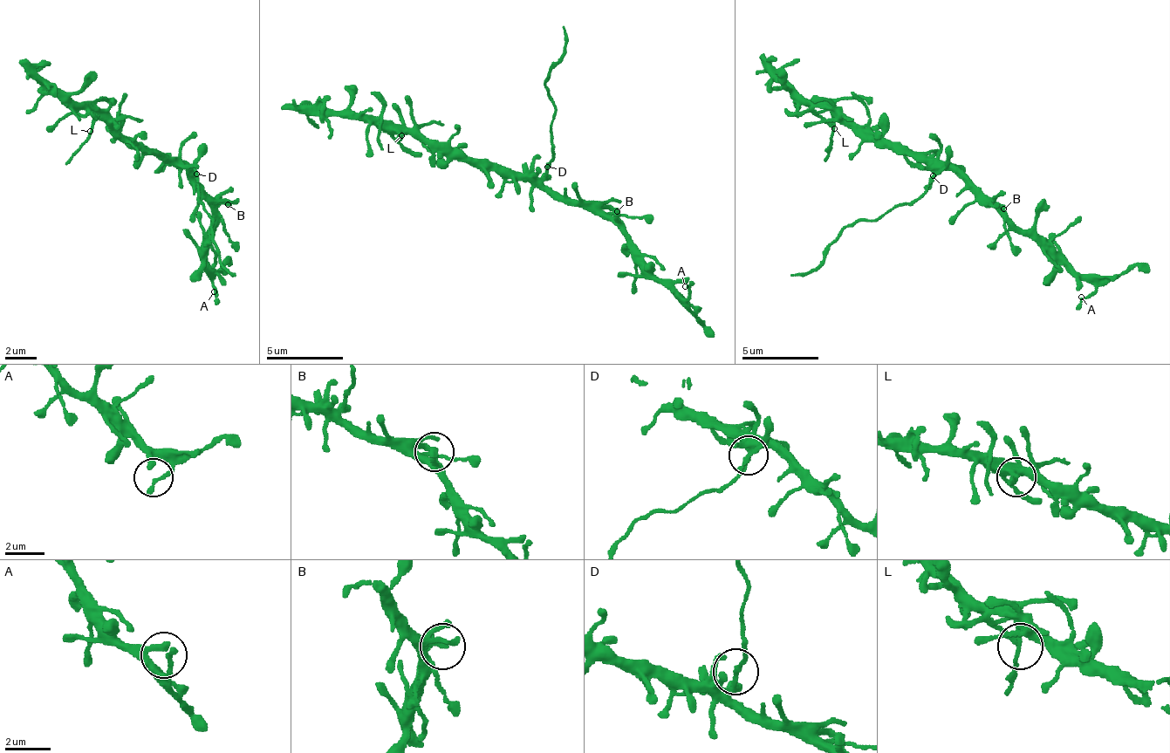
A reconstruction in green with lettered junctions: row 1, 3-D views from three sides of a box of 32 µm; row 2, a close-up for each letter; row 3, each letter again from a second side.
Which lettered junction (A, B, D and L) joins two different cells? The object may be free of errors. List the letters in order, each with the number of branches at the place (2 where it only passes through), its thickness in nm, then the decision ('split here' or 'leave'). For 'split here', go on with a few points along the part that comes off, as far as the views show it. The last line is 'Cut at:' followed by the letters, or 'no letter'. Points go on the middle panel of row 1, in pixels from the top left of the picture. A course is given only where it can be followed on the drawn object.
A: branches 1; calibre 240 nm; leave
B: branches 2; calibre 240 nm; leave
D: branches 2; calibre 160 nm; split here; course (548, 166), (553, 150), (553, 97), (545, 82), (563, 56), (564, 25)
L: branches 2; calibre 150 nm; leave
Cut at: D

